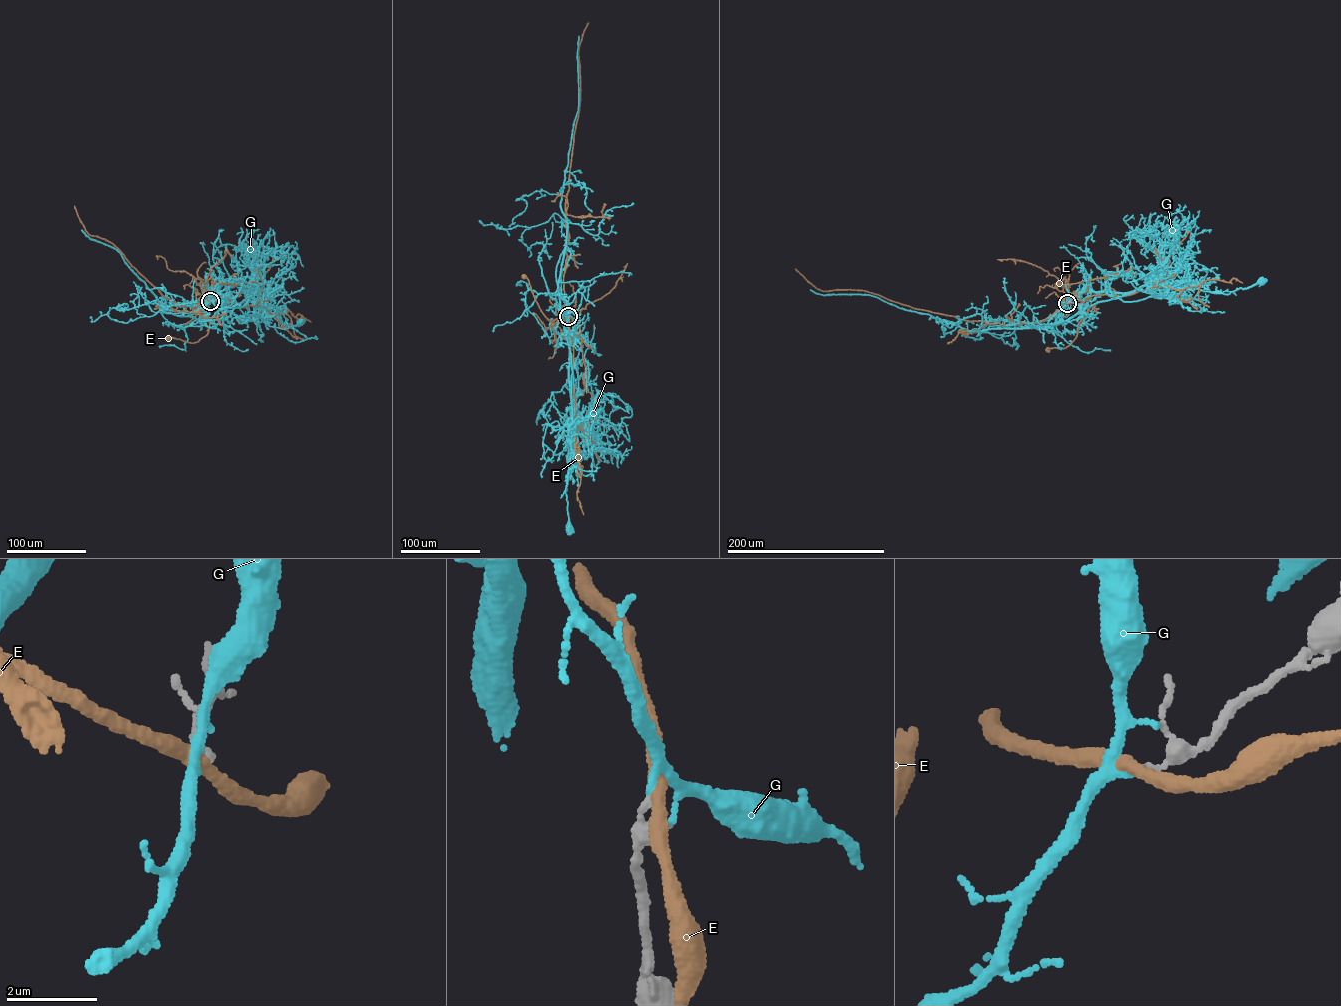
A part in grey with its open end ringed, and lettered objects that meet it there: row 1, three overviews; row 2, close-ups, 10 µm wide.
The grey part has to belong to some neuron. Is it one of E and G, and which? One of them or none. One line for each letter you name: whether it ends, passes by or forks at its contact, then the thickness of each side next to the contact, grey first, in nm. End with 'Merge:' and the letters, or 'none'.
G: it passes by; calibres 180 and 170 nm
Merge: G

